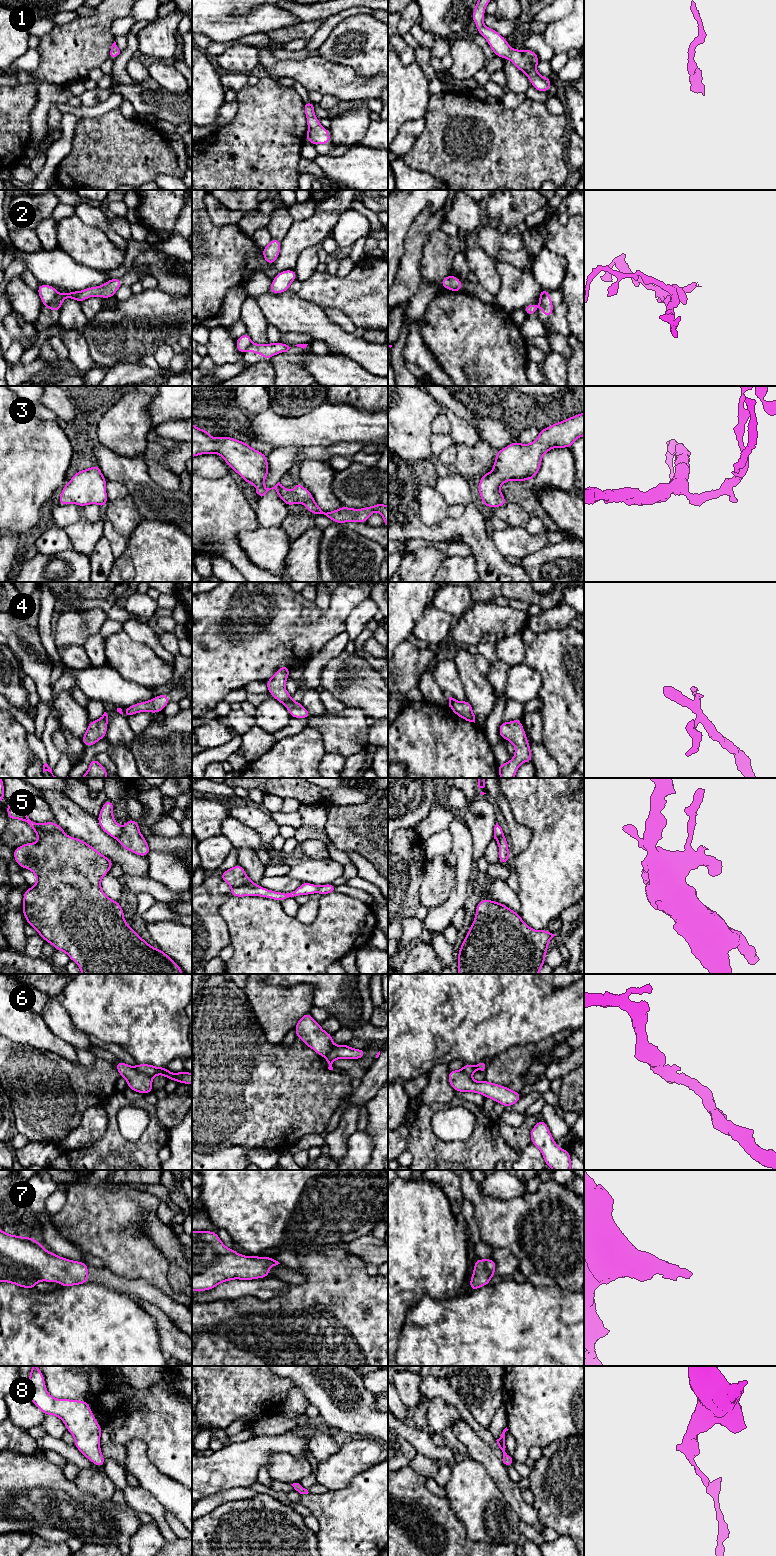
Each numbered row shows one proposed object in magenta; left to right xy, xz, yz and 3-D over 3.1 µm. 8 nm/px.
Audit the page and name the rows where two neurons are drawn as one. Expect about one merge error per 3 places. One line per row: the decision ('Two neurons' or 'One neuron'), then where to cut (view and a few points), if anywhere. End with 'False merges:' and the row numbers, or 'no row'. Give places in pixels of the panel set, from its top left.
1: One neuron. No split
2: Two neurons. Split along xy (57, 293), (45, 305)
3: One neuron. No split
4: One neuron. No split
5: One neuron. No split
6: Two neurons. Split along xz (347, 1044), (336, 1046), (325, 1056)
7: One neuron. No split
8: One neuron. No split
False merges: 2, 6

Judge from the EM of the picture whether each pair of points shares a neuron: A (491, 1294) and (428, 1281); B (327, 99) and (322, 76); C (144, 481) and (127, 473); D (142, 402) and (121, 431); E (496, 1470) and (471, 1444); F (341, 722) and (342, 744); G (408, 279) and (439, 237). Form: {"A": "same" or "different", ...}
{"A": "different", "B": "different", "C": "same", "D": "same", "E": "same", "F": "same", "G": "different"}

